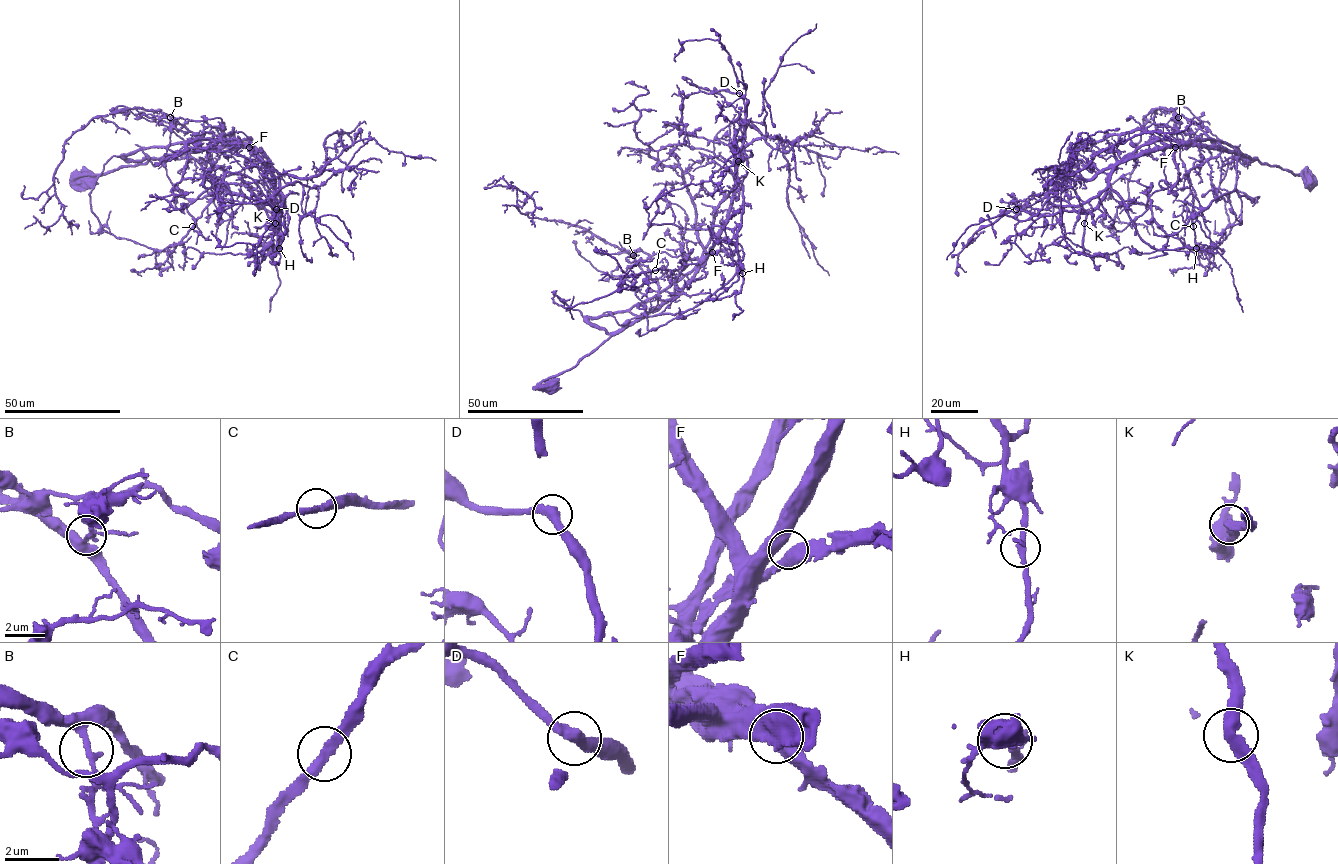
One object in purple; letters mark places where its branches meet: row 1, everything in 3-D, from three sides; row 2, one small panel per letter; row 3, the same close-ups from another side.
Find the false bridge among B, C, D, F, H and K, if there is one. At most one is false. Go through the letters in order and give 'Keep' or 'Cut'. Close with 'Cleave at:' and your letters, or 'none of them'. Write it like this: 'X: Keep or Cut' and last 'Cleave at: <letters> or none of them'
B: Keep
C: Keep
D: Keep
F: Keep
H: Keep
K: Keep
Cleave at: none of them

